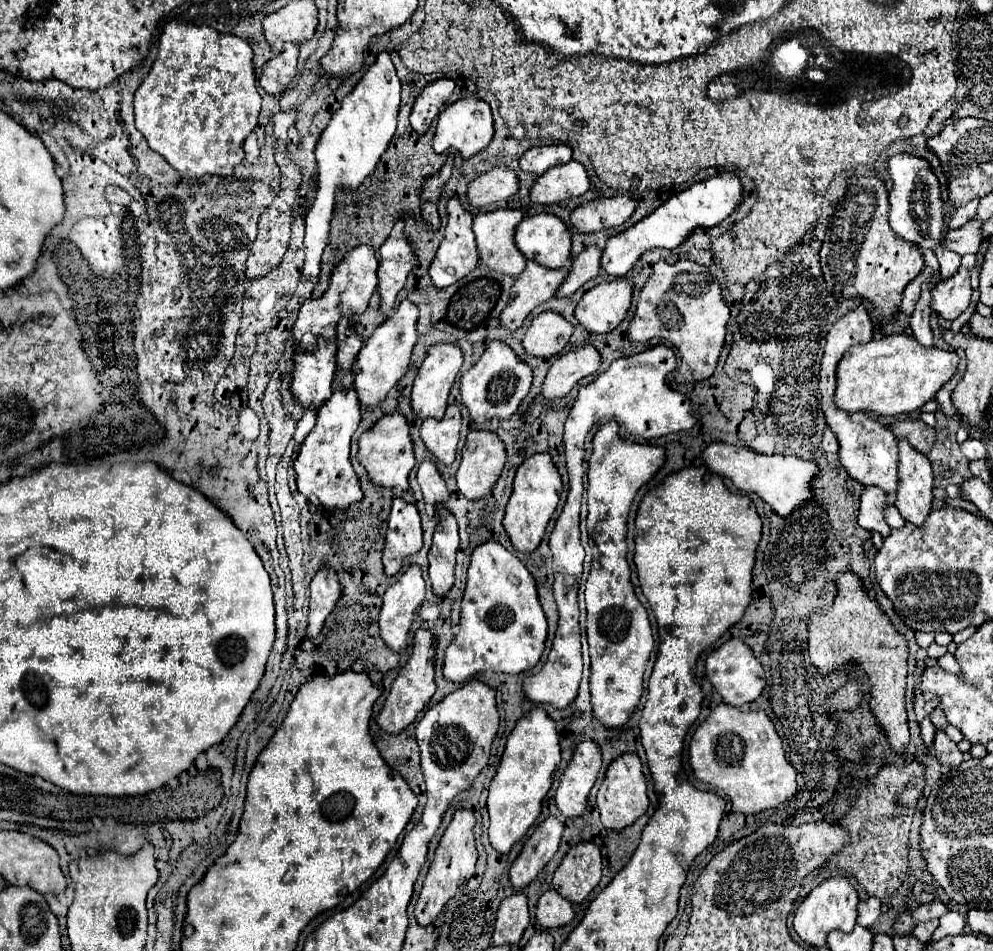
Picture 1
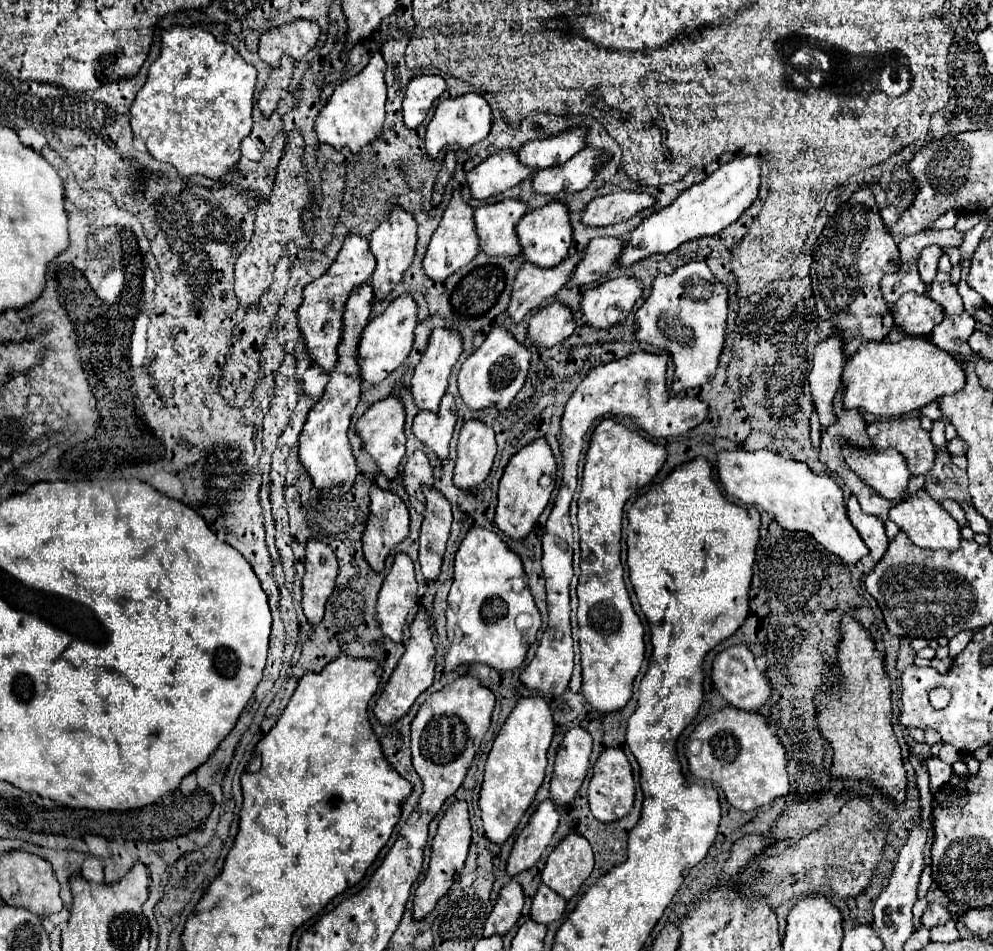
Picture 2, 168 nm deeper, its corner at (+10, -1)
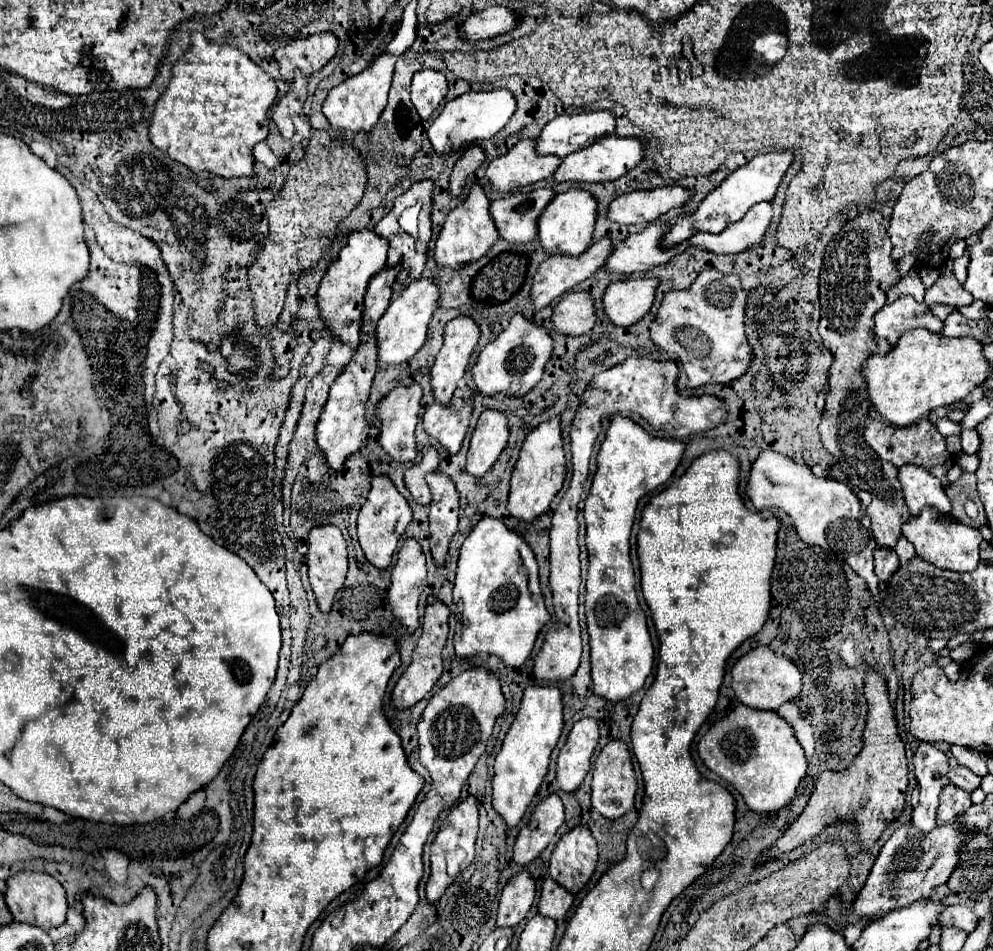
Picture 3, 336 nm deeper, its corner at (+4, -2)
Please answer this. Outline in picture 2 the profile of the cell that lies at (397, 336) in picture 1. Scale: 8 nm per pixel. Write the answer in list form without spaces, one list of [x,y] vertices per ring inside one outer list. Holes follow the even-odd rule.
[[[404,292],[382,314],[378,314],[368,322],[368,326],[362,332],[362,340],[358,348],[360,374],[366,384],[382,382],[390,372],[394,372],[394,368],[398,368],[406,360],[414,344],[414,328],[418,322],[416,312],[418,312],[418,306],[414,298],[408,292]]]

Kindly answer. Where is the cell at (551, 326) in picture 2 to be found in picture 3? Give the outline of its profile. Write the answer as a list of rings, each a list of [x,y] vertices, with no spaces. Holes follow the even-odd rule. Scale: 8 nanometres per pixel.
[[[568,293],[568,297],[562,297],[552,313],[554,329],[562,335],[584,335],[588,333],[594,323],[594,303],[588,293]]]

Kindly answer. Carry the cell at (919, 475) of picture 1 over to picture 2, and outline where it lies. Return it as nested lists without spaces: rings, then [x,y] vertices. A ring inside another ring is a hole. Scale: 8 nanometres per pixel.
[[[924,488],[918,490],[914,496],[910,496],[906,502],[896,504],[896,506],[890,510],[888,518],[890,518],[892,522],[896,522],[898,528],[900,528],[902,532],[906,532],[906,536],[908,536],[914,544],[918,544],[920,548],[928,548],[928,550],[950,550],[950,552],[958,550],[958,544],[960,544],[960,538],[962,538],[958,522],[956,522],[938,502],[934,502],[934,500],[926,494]]]

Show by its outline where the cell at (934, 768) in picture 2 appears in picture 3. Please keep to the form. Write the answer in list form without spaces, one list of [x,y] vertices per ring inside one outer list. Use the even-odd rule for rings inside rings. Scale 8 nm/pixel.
[[[948,783],[948,785],[942,787],[942,793],[940,793],[938,819],[954,823],[958,819],[958,815],[968,811],[970,805],[972,805],[970,793],[960,789],[960,787],[956,787],[956,785],[952,785],[952,783]]]

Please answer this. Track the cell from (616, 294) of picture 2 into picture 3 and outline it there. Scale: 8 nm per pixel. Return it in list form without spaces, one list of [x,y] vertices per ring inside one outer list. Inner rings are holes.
[[[622,279],[610,283],[602,303],[606,317],[620,327],[630,327],[640,321],[652,307],[658,279]]]

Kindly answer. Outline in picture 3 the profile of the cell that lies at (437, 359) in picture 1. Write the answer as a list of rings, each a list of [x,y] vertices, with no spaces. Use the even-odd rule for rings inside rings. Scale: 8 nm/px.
[[[456,317],[444,327],[444,345],[430,369],[434,401],[448,407],[458,381],[464,377],[472,349],[478,343],[480,329],[470,317]]]

